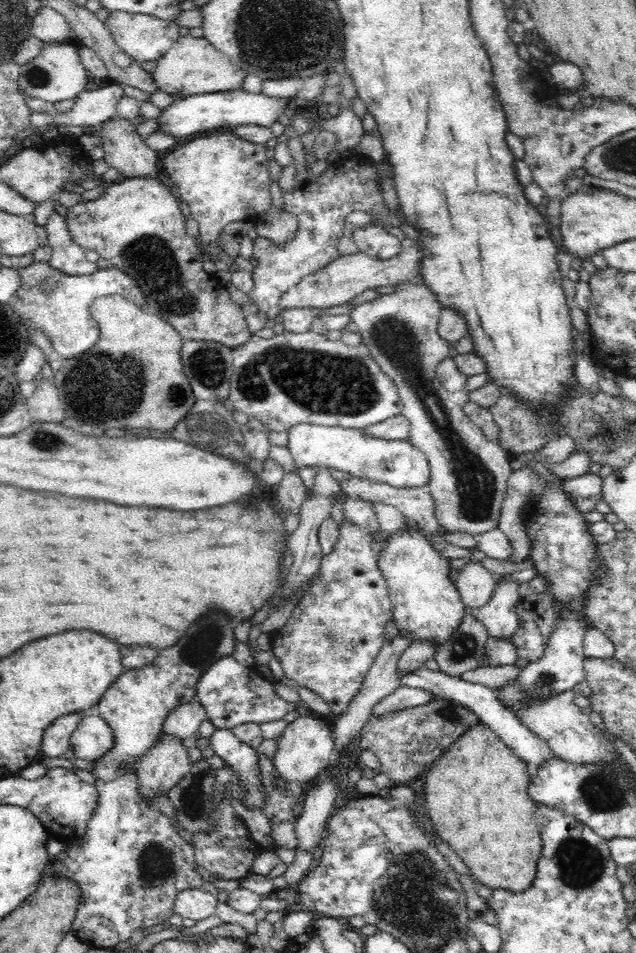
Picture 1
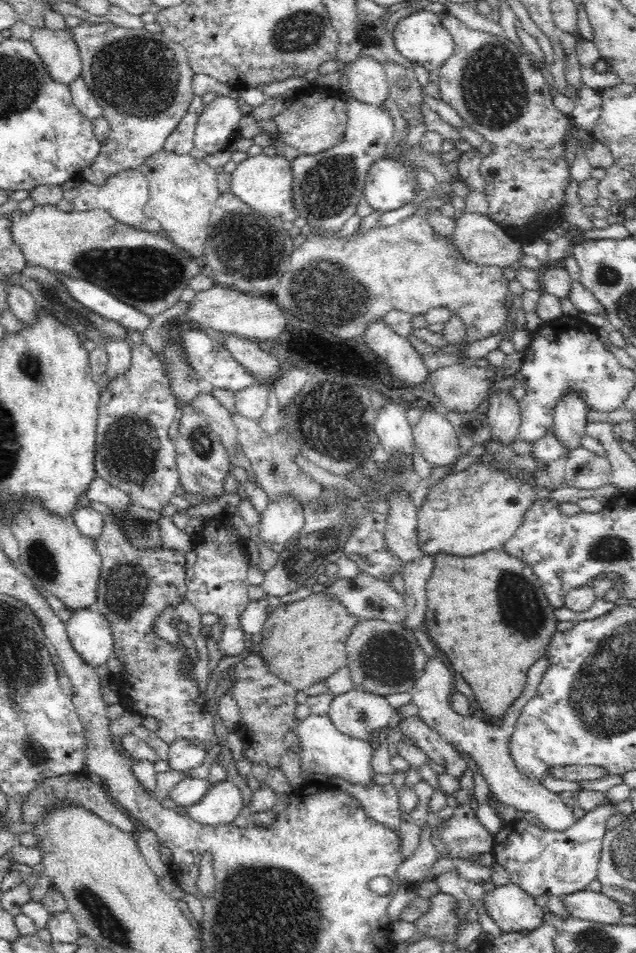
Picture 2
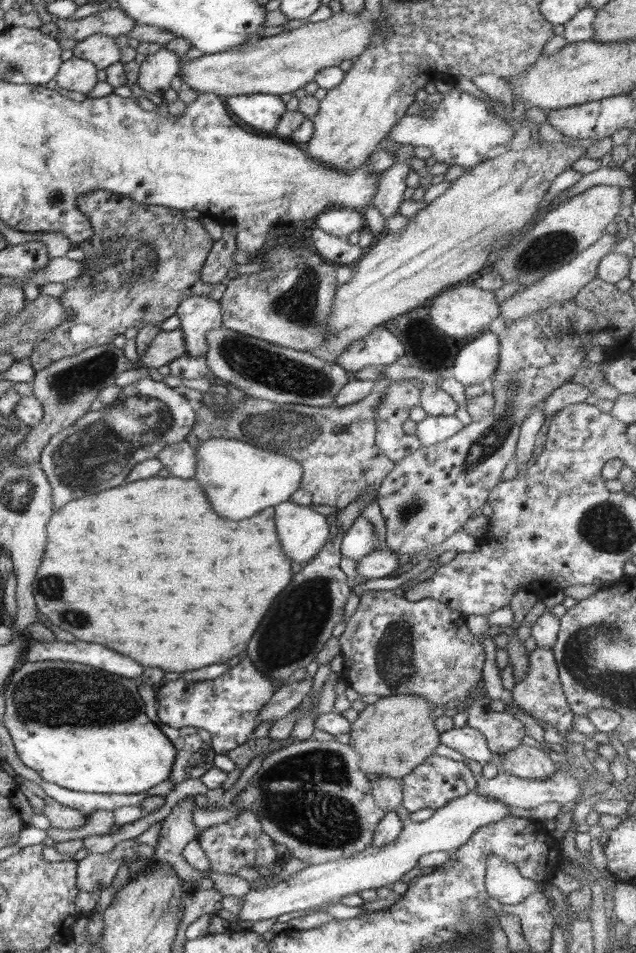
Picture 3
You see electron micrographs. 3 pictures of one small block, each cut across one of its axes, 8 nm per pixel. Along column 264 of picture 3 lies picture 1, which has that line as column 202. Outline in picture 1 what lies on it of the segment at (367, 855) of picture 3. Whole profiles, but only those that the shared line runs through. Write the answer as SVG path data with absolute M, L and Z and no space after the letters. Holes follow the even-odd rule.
M202 888L186 889L178 894L174 902L174 912L182 918L204 920L216 912L218 897Z

